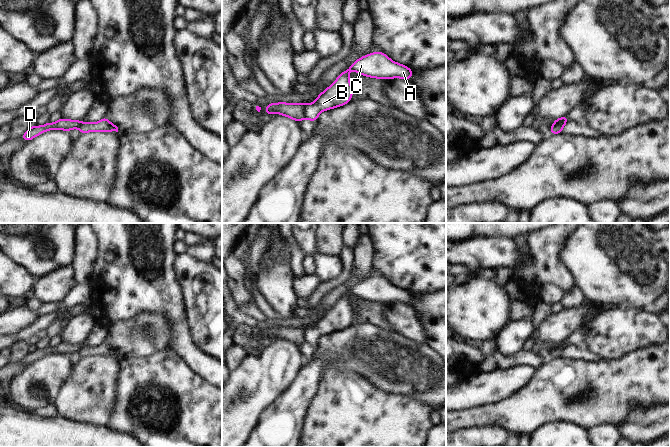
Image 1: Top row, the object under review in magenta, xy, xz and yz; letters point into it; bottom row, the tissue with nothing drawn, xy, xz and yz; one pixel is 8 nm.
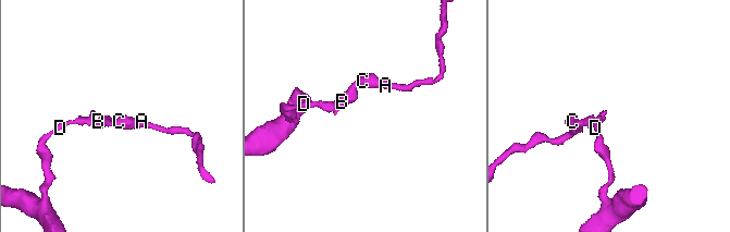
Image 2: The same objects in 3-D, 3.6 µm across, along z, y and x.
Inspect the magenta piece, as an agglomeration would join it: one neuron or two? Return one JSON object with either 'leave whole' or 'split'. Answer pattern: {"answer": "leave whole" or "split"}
{"answer": "split"}

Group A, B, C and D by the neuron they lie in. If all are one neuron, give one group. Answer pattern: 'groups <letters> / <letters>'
groups A B C / D

